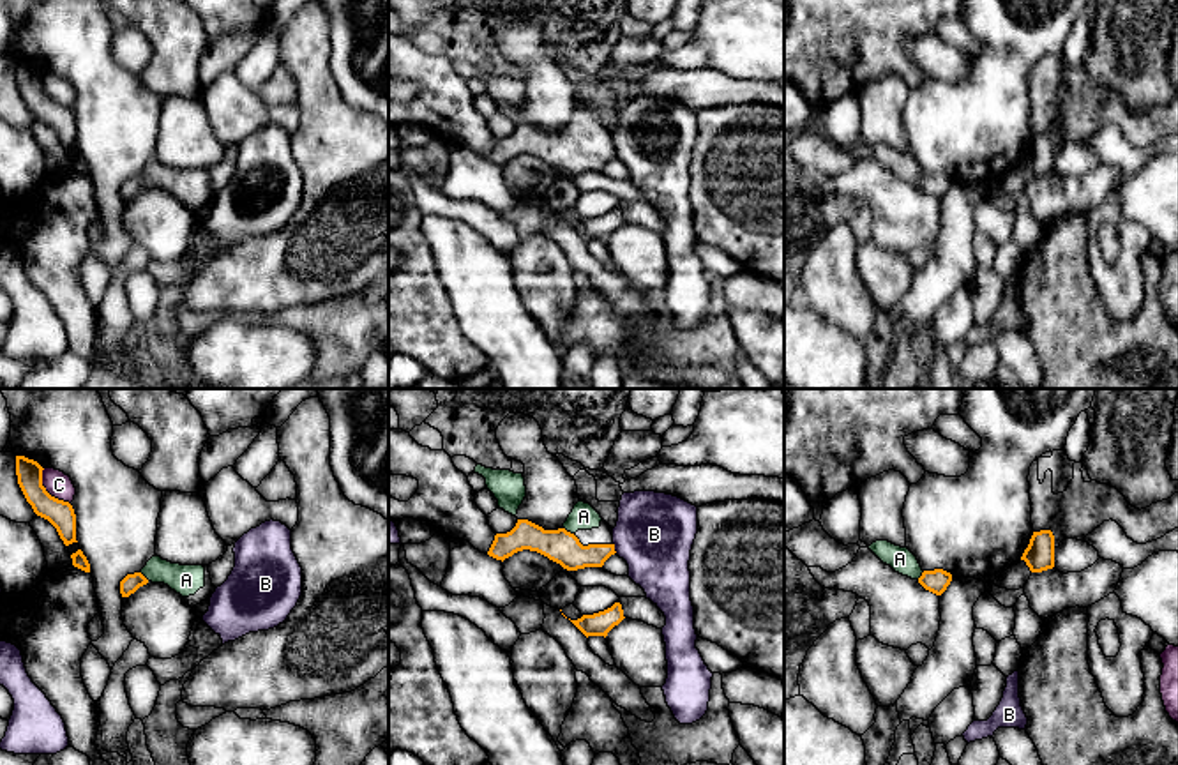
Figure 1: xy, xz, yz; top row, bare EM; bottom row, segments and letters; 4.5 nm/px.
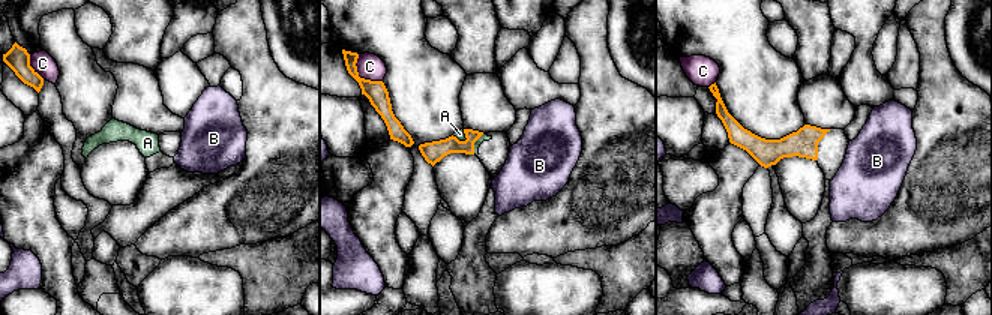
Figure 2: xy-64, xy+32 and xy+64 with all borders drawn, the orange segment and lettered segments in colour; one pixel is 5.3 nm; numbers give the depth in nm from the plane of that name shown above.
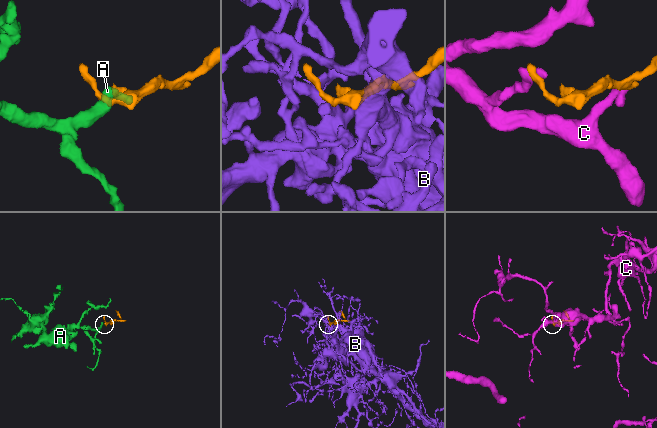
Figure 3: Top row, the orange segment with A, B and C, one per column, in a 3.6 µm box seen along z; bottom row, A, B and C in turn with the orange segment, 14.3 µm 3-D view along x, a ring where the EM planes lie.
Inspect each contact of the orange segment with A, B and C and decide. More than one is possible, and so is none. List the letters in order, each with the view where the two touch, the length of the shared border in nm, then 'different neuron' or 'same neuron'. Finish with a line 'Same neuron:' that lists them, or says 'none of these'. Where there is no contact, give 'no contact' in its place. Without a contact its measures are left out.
A: xz | 70 nm | same neuron
B: xz | 50 nm | different neuron
C: xy | 200 nm | different neuron
Same neuron: A

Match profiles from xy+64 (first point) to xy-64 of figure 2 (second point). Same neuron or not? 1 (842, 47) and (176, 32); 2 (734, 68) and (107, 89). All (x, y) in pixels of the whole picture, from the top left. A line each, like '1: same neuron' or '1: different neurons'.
1: same neuron
2: same neuron

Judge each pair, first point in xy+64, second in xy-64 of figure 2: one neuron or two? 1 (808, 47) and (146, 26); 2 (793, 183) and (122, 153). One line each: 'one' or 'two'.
1: one
2: one

